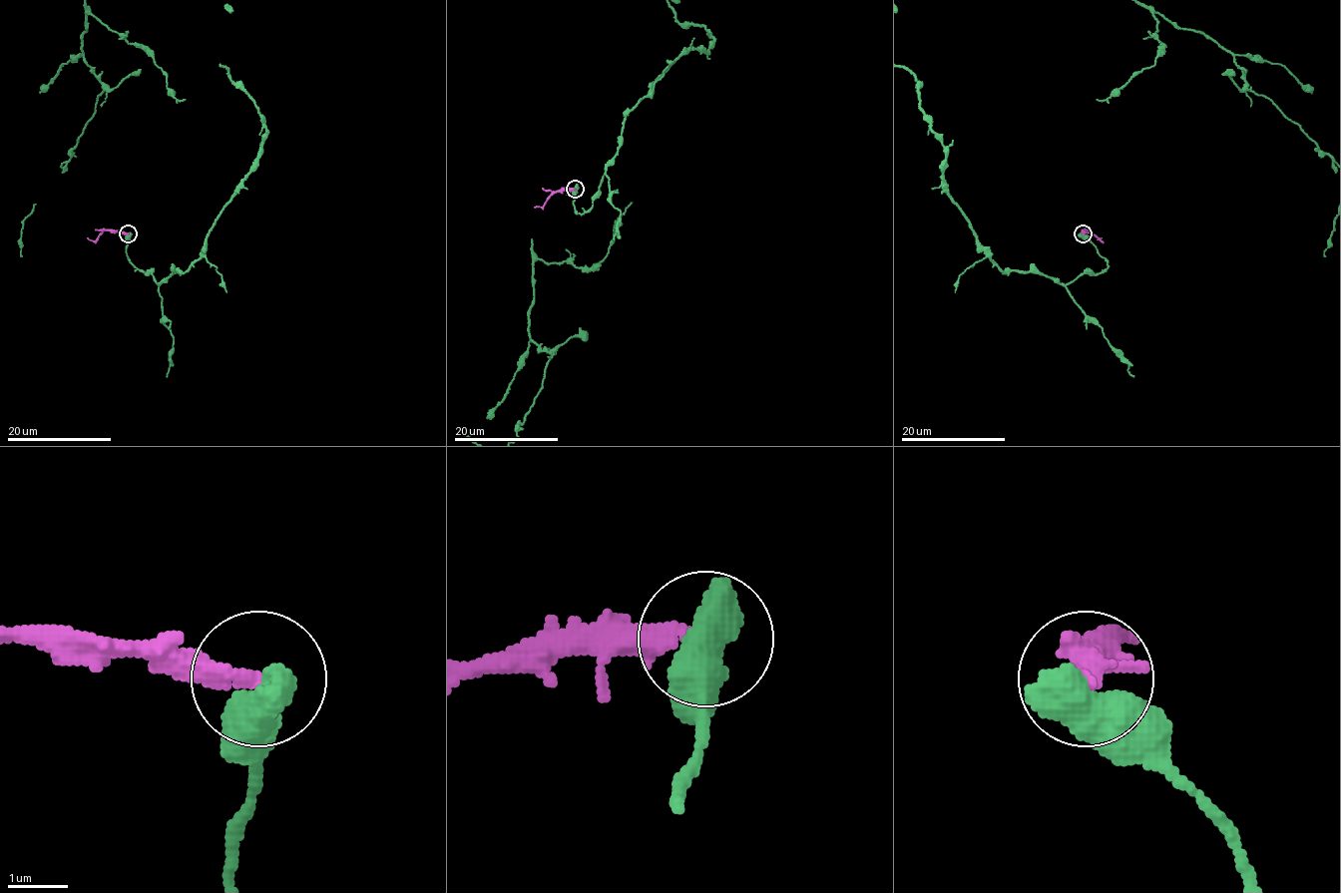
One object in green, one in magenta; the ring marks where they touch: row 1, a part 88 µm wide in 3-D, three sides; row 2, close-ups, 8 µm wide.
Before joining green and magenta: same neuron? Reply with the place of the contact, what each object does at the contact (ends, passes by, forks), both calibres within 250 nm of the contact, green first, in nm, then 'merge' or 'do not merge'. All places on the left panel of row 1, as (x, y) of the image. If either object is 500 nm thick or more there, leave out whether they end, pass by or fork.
place (128, 233); calibres 750 and 280 nm; do not merge

